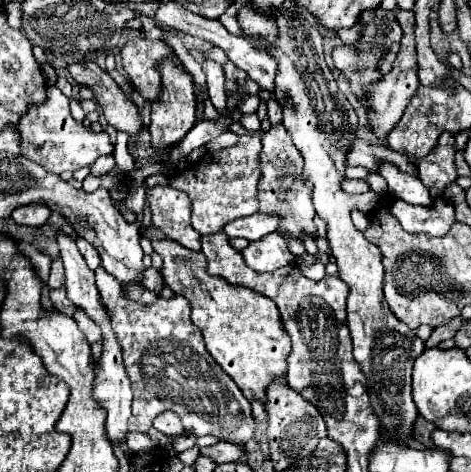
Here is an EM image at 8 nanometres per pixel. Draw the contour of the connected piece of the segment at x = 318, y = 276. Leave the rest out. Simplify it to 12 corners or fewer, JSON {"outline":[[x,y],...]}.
{"outline":[[300,265],[303,275],[319,281],[326,276],[325,265]]}

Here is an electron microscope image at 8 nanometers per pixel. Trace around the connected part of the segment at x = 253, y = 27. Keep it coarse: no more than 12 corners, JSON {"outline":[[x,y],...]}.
{"outline":[[249,8],[239,12],[239,24],[247,34],[275,40],[273,20]]}

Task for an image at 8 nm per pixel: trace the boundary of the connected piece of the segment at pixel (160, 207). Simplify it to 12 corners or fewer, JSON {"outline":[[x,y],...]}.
{"outline":[[171,186],[147,190],[149,240],[201,250],[191,226],[191,198]]}

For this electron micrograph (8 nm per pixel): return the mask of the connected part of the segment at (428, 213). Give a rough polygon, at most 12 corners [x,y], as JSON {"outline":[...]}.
{"outline":[[395,200],[391,212],[409,234],[445,236],[455,204],[429,208]]}

